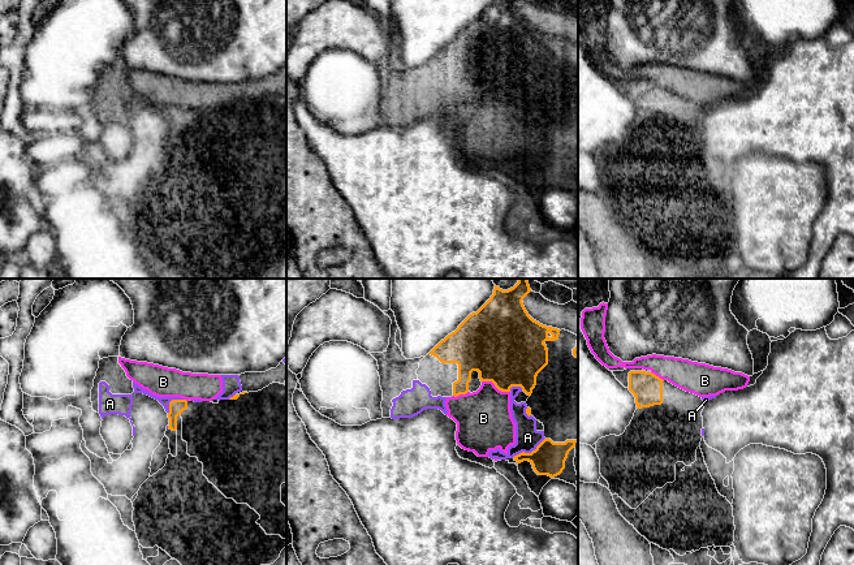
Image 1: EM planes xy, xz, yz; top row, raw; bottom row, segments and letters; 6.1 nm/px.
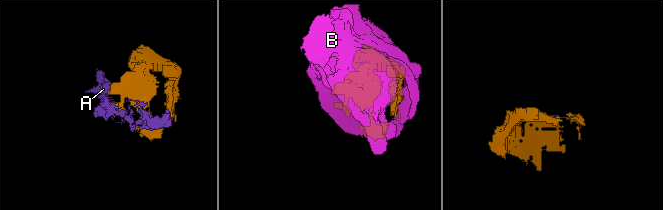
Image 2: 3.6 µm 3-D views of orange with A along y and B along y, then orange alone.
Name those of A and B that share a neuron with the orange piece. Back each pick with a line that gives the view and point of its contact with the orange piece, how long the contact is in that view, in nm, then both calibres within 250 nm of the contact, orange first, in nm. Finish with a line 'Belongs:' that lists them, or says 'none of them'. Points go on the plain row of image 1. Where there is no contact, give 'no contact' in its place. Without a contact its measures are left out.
Belongs: none of them

